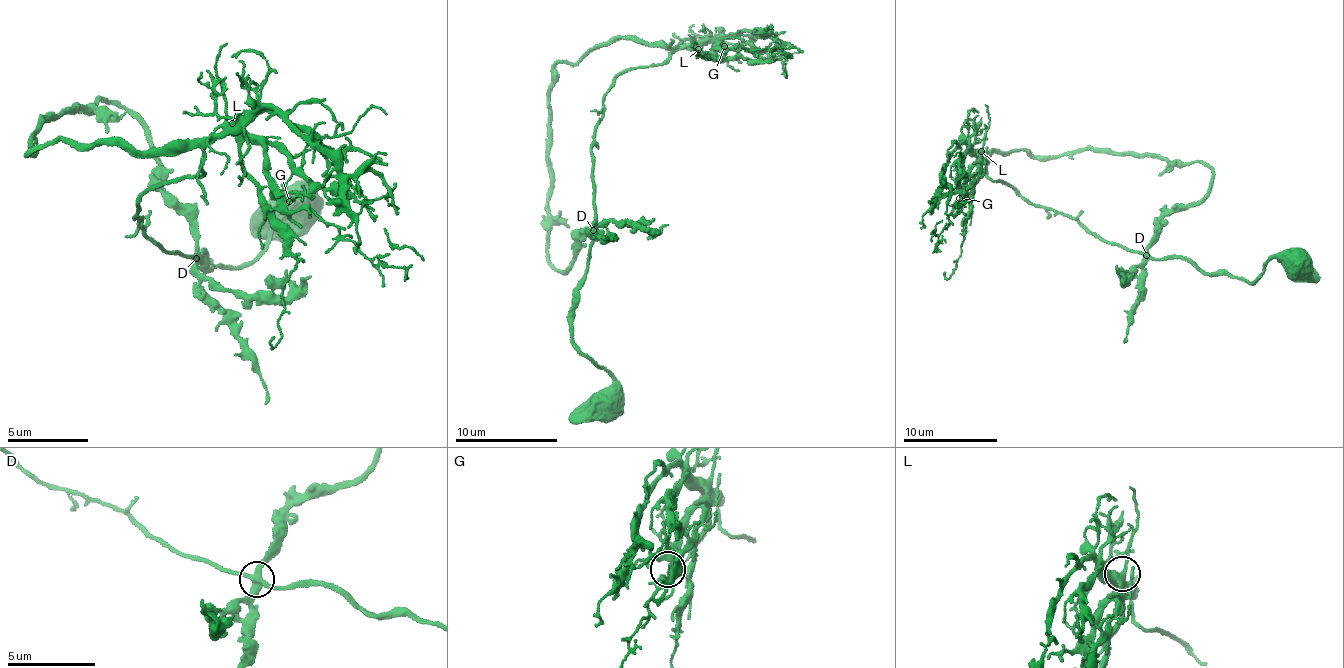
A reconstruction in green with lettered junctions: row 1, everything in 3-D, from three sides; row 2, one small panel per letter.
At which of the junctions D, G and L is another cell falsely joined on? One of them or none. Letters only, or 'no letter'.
no letter

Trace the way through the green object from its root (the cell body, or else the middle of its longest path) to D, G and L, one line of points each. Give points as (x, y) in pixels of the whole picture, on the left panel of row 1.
D: (303, 200), (314, 193), (273, 226), (271, 243), (251, 261), (202, 271), (197, 266), (206, 251), (195, 259)
G: (303, 200), (202, 271), (132, 218), (221, 134), (252, 136), (289, 201)
L: (303, 200), (239, 267), (145, 239), (135, 206), (197, 178), (232, 123)

